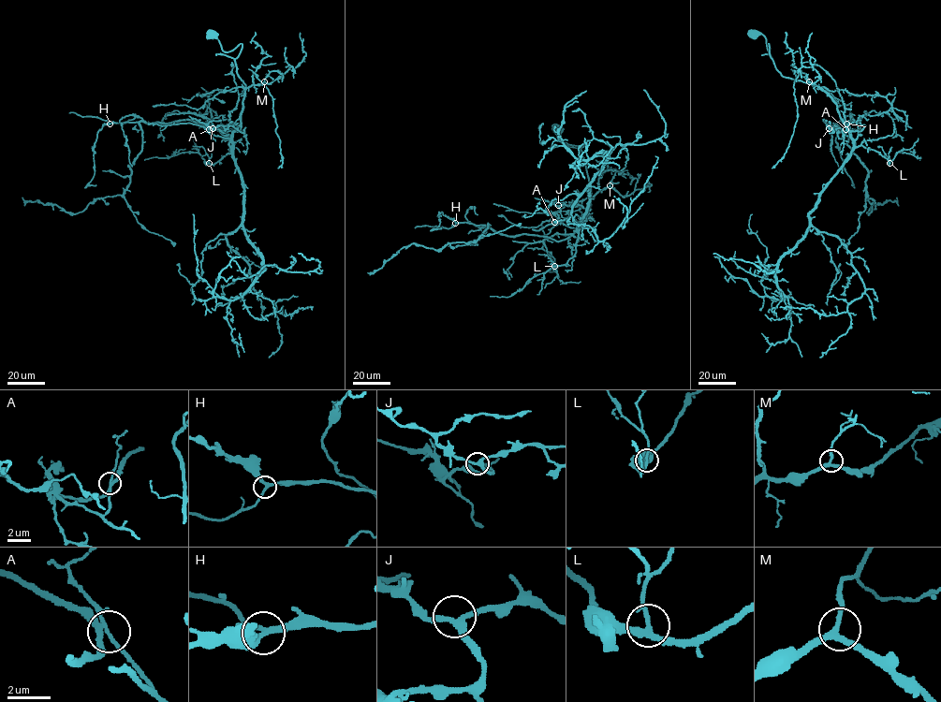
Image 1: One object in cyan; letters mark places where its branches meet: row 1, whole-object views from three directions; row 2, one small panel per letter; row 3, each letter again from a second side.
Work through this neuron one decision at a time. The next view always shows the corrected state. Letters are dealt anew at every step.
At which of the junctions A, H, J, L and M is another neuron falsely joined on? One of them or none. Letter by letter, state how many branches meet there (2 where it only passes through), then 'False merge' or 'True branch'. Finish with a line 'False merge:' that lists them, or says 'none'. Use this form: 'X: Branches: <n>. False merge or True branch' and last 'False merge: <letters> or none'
A: Branches: 3. False merge
H: Branches: 3. True branch
J: Branches: 3. True branch
L: Branches: 3. True branch
M: Branches: 3. True branch
False merge: A

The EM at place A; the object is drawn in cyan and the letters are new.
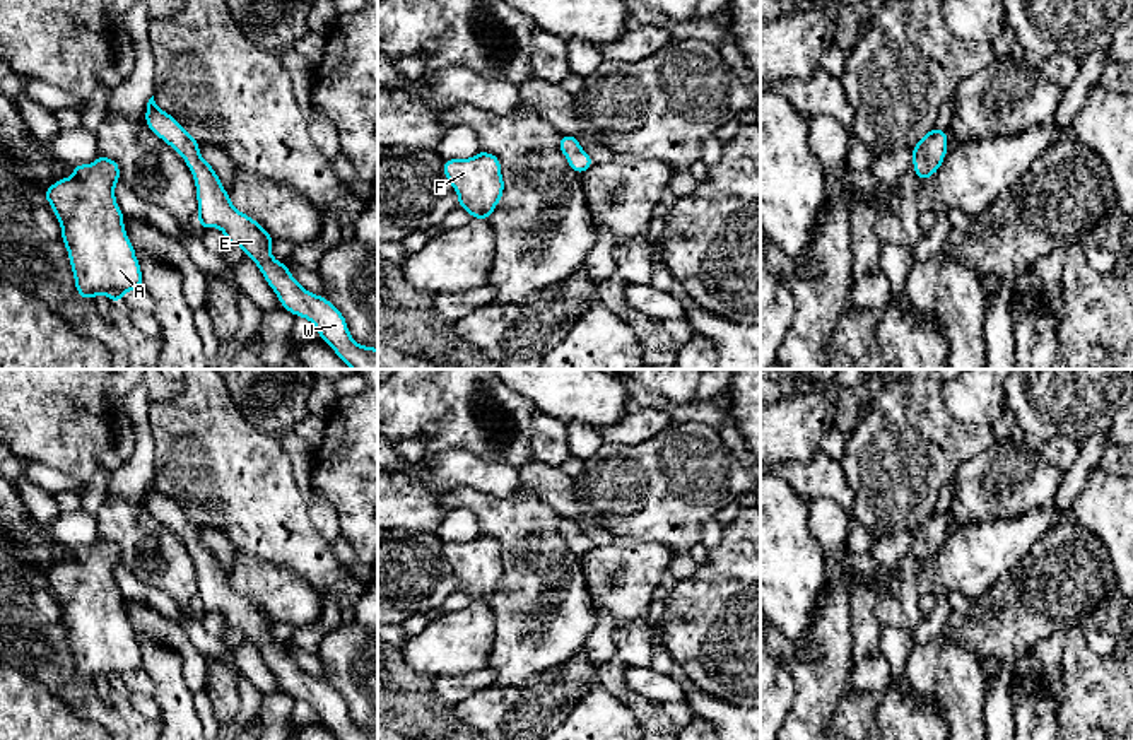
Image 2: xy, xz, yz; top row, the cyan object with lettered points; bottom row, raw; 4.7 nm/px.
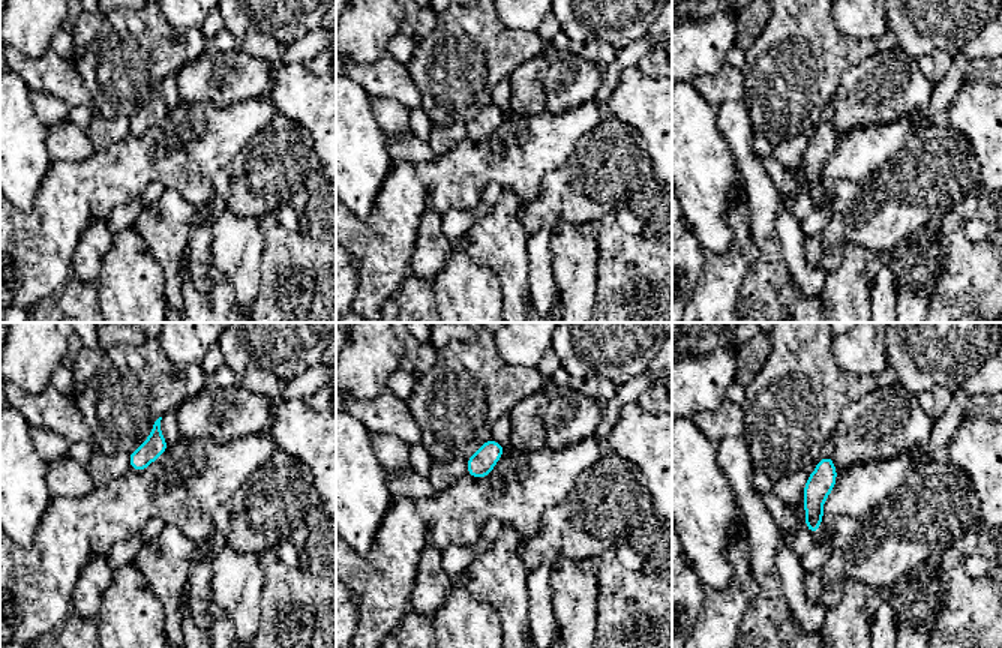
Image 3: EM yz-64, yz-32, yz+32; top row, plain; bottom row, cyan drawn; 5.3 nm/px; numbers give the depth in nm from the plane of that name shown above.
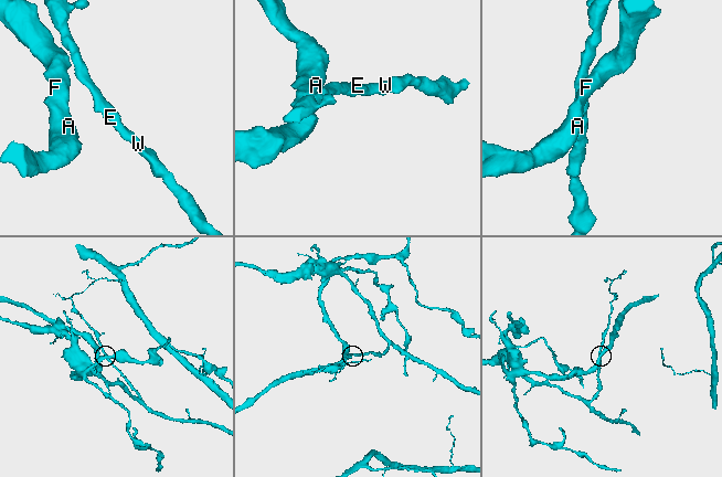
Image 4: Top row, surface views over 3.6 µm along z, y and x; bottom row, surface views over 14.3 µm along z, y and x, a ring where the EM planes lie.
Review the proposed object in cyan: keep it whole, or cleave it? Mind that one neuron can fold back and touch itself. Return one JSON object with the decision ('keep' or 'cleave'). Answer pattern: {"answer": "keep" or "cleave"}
{"answer": "cleave"}

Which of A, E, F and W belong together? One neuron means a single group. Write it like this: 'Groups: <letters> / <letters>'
Groups: A F / E W

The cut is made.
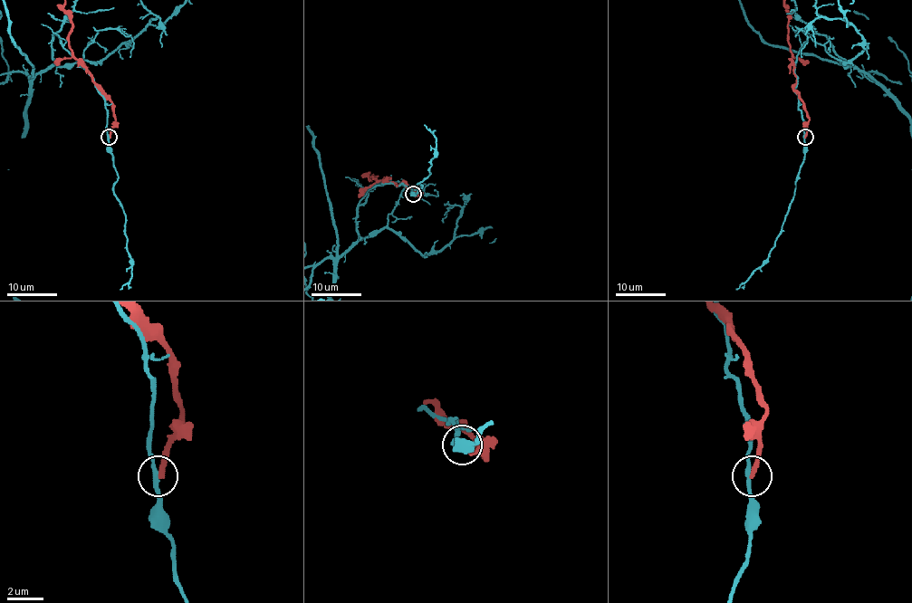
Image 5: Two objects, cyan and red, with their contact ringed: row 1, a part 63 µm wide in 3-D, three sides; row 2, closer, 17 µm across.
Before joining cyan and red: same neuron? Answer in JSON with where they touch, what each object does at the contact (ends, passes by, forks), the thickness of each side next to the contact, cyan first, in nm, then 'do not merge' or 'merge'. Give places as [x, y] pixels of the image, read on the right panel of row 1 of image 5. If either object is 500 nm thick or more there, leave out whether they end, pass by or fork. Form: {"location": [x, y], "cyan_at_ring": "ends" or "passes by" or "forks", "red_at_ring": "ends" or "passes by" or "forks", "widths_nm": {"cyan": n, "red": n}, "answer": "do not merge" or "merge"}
{"location": [805, 137], "cyan_at_ring": "passes by", "red_at_ring": "ends", "widths_nm": {"cyan": 220, "red": 240}, "answer": "do not merge"}

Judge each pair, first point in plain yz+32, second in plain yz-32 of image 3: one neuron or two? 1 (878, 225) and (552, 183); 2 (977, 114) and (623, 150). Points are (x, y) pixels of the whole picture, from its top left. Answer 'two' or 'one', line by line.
1: one
2: two

